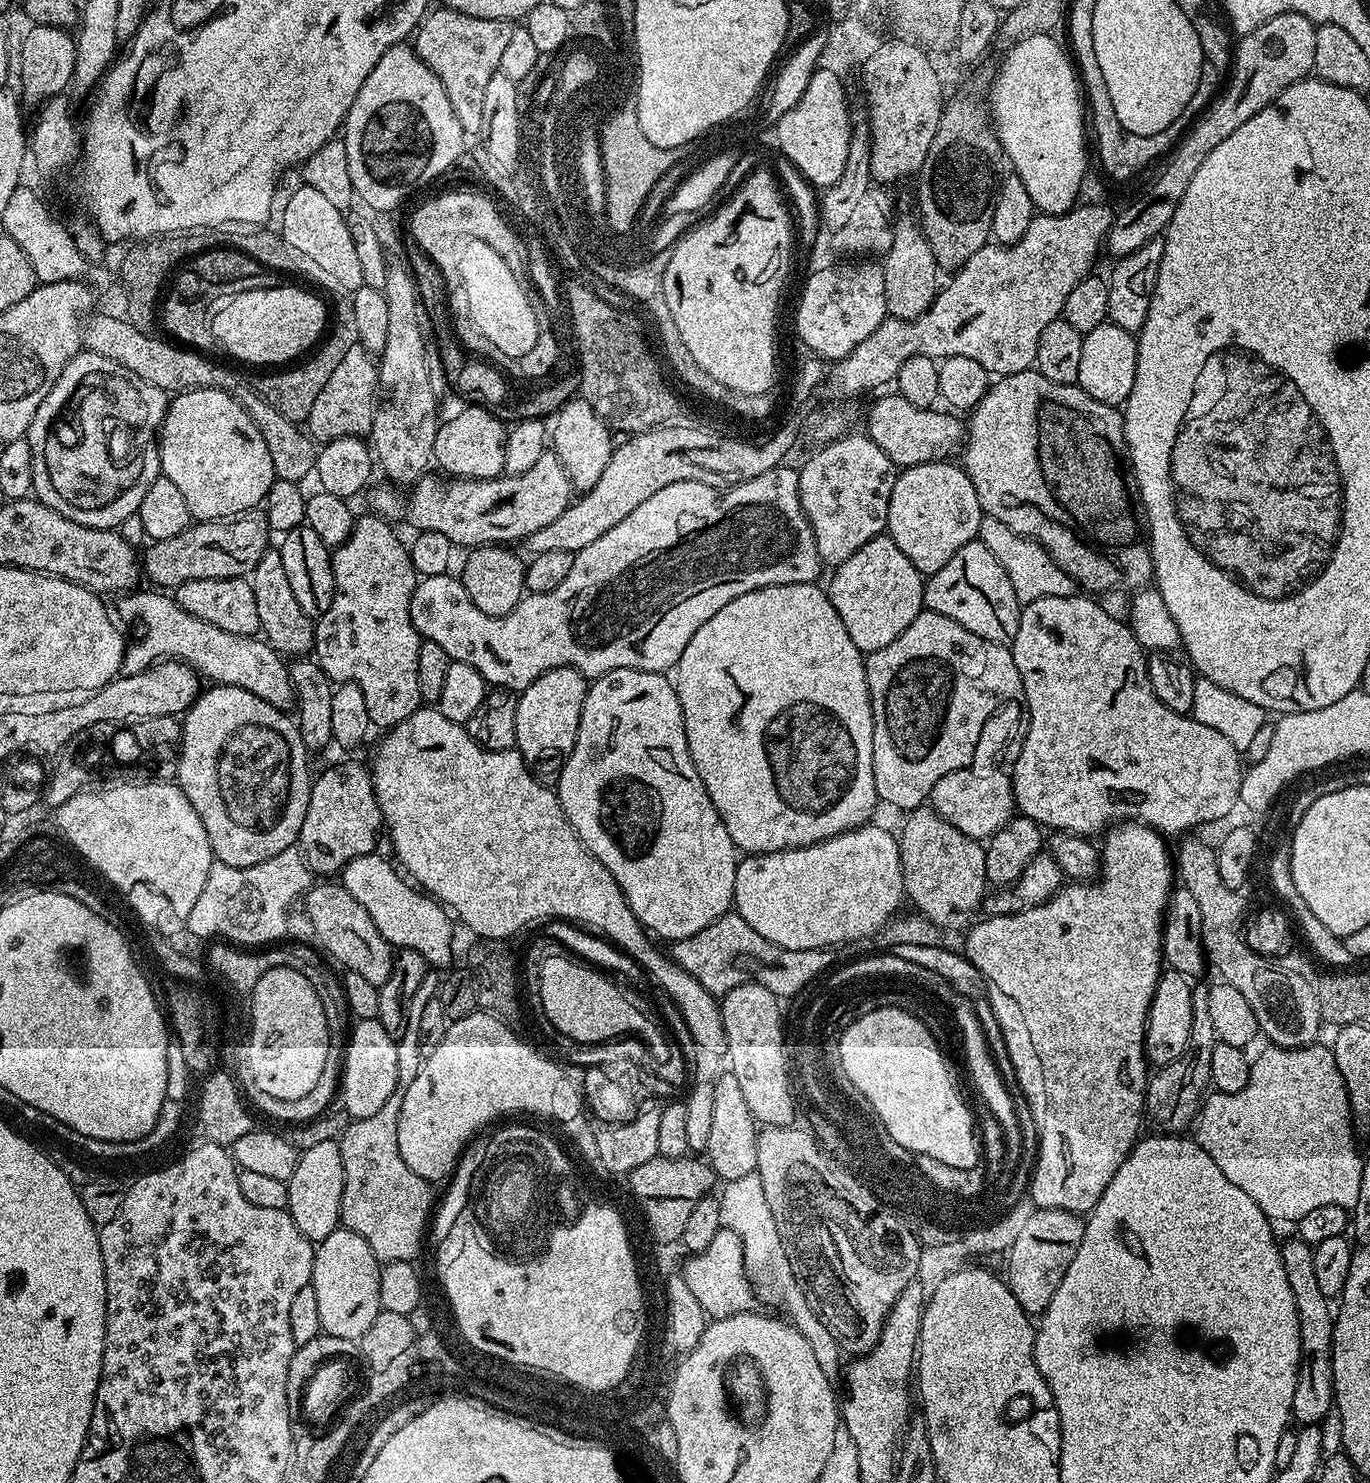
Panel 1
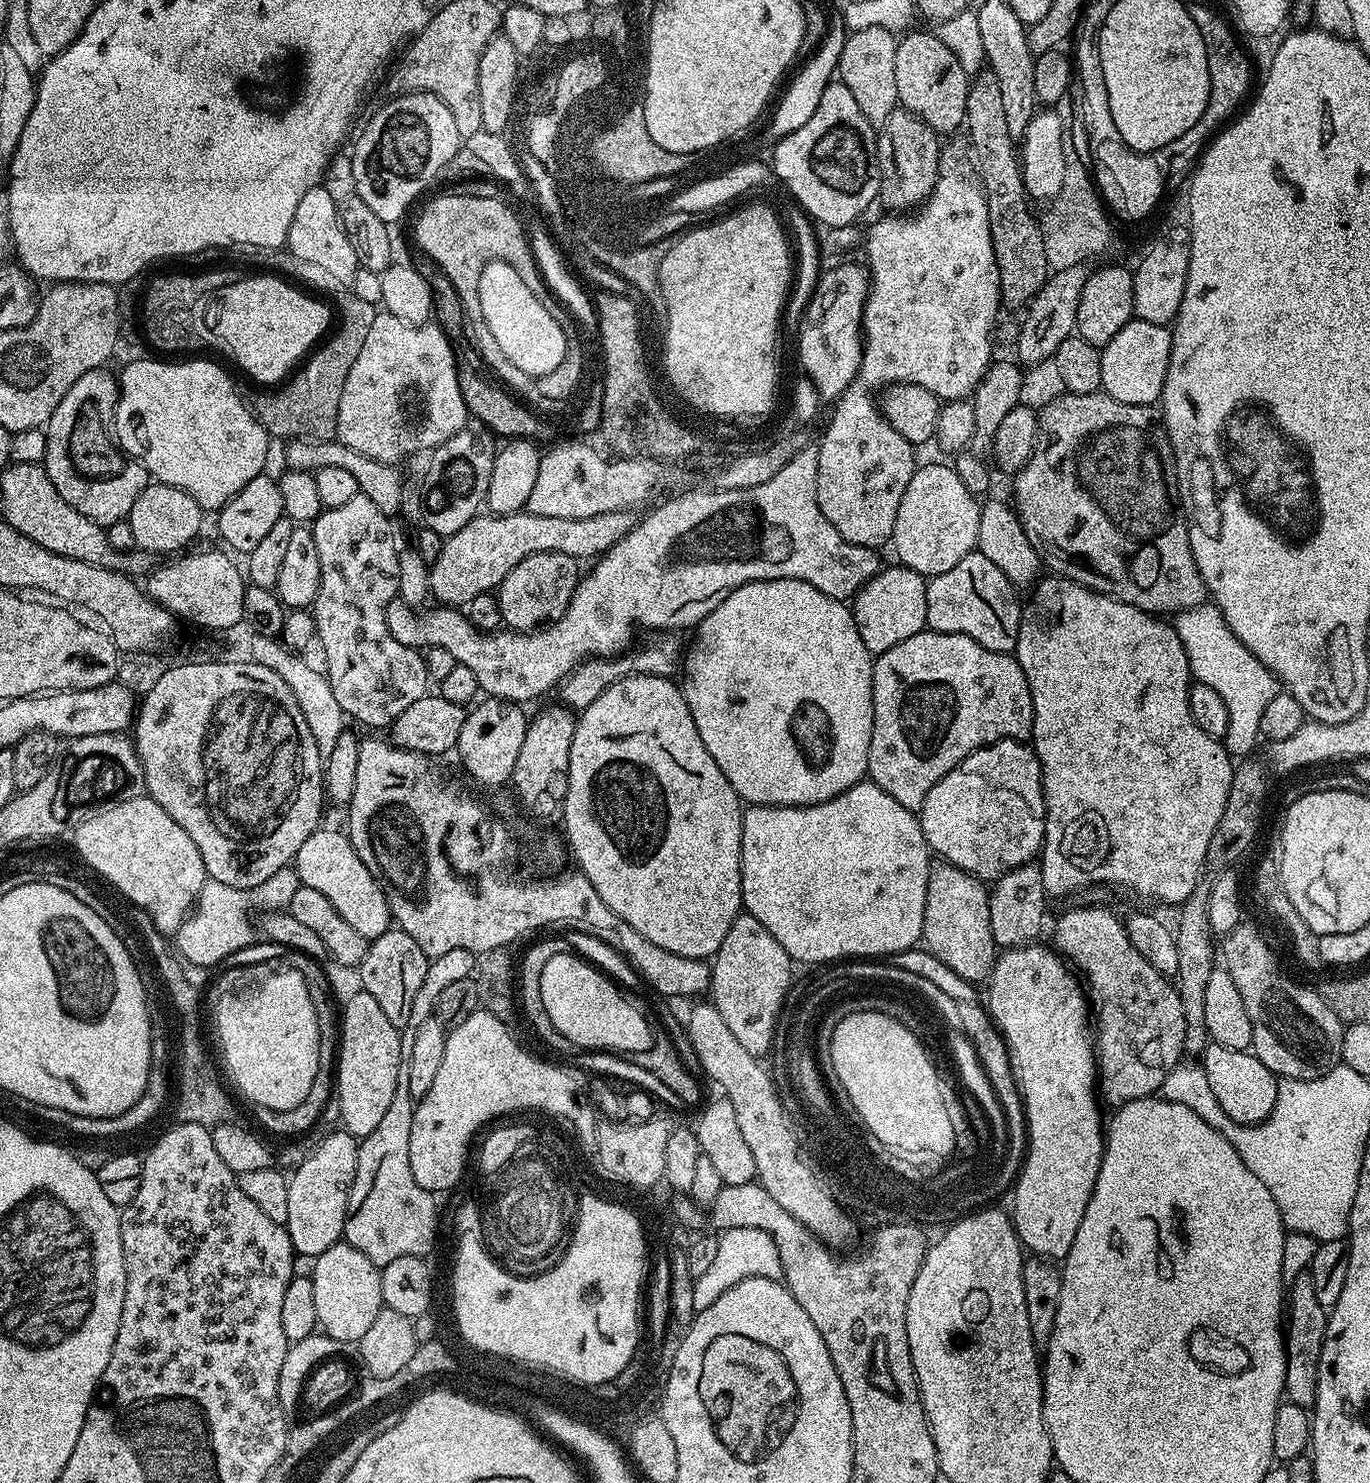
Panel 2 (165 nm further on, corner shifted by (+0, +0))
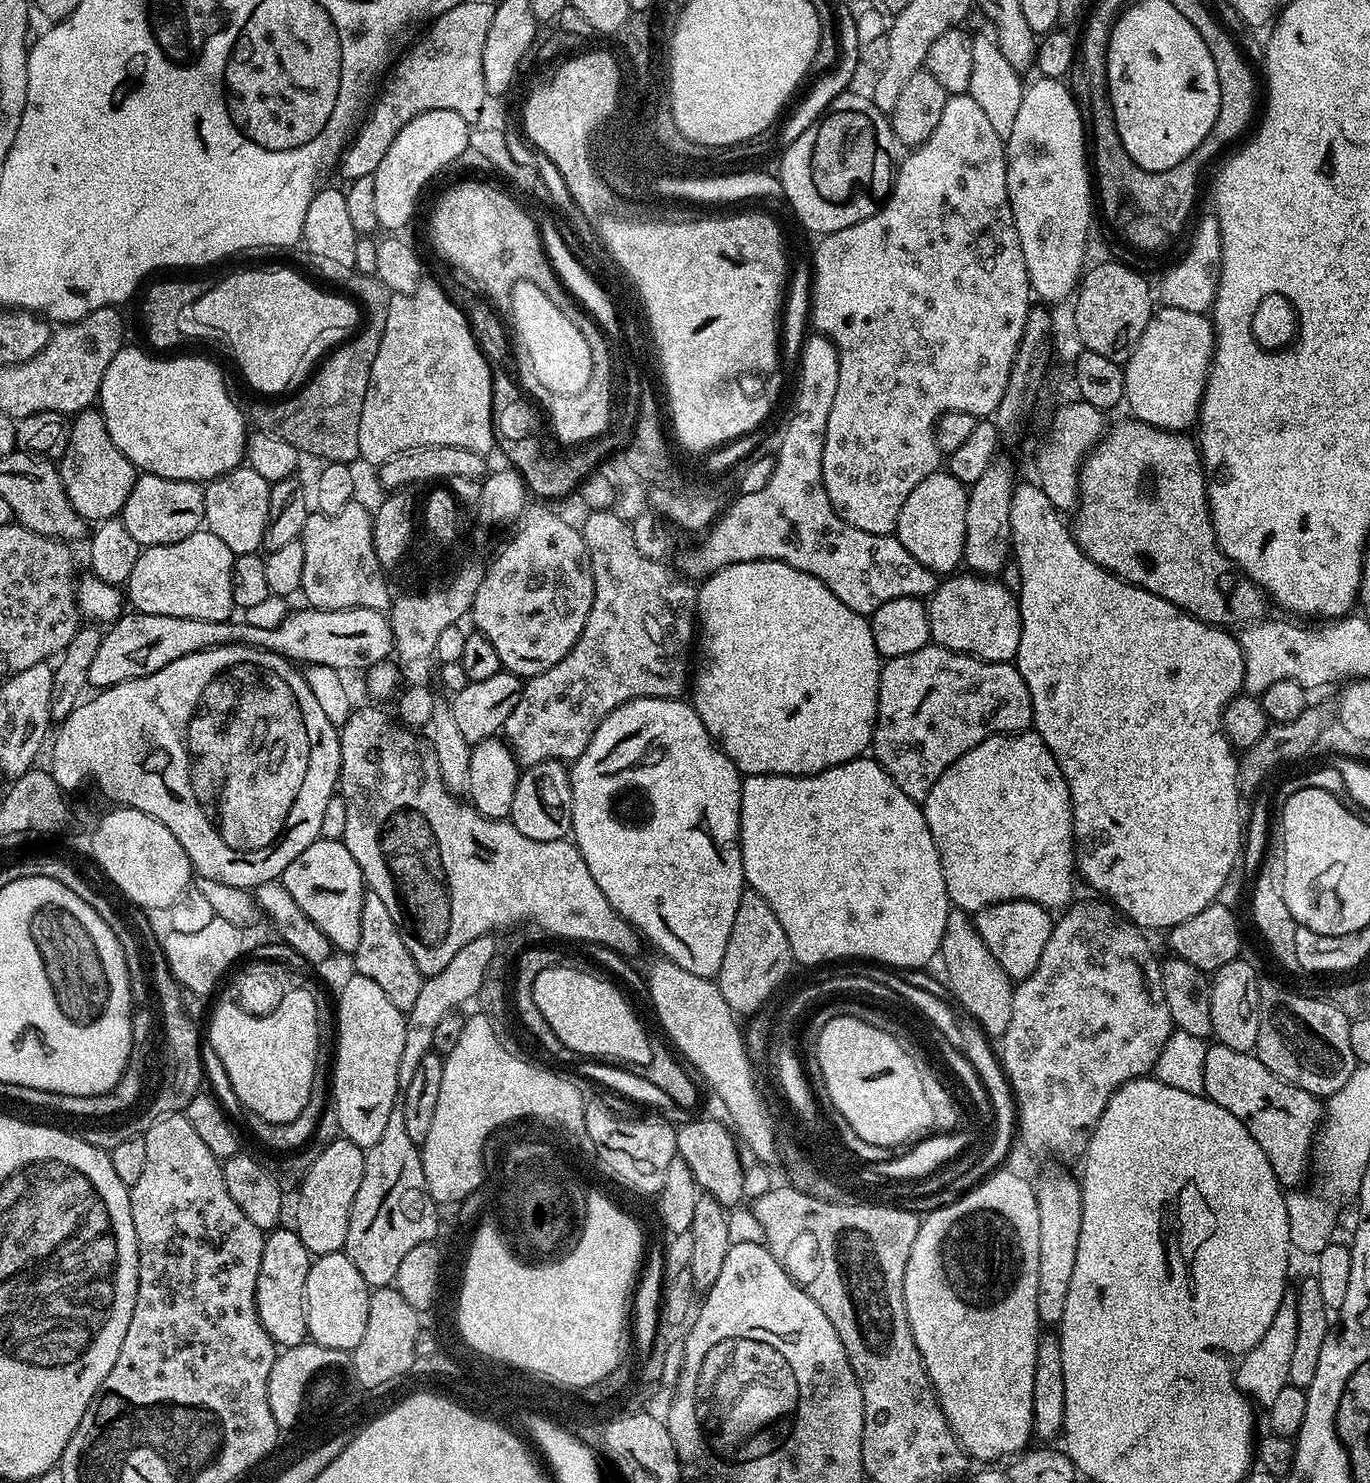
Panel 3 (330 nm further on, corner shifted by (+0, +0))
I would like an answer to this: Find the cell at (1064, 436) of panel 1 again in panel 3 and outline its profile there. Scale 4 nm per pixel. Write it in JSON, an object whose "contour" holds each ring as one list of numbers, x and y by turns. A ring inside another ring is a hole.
{"contour":[[1127,418,1128,420,1124,420,1121,424,1116,424,1107,429,1104,435,1101,436,1098,443,1094,445,1090,455,1085,459,1084,463,1080,465,1080,498,1078,501,1078,507,1075,509,1074,517,1076,516,1076,526,1074,524,1074,535,1076,538,1076,544,1081,548,1083,552,1085,552,1091,560,1094,562,1098,562,1098,566,1102,566,1106,569,1107,572,1113,572,1115,576,1121,576,1126,582,1130,582,1134,586,1138,586,1142,590,1150,590,1154,594,1158,594,1158,598,1166,598,1166,602,1174,602,1174,606,1178,606,1183,610,1183,612,1189,612,1190,615,1196,616,1200,620,1205,620,1207,624,1214,624,1217,626,1232,626,1228,624,1238,624,1237,626,1247,626,1255,621,1263,621,1265,619,1266,613,1264,611,1267,608,1270,608,1269,601,1266,599,1266,593,1263,588,1258,587,1249,576,1245,576,1243,572,1240,571,1239,568,1233,564,1231,558,1227,556,1218,546,1218,542,1216,541,1216,535,1214,534,1214,526,1212,525,1212,515,1208,513,1208,486,1206,483,1206,477,1204,474,1204,461,1201,460,1200,454,1198,451,1198,444,1195,439,1192,440,1188,437,1188,434,1184,432,1167,432,1164,428,1155,428,1154,426,1150,426,1146,422,1142,422,1141,420,1137,420,1135,418]]}

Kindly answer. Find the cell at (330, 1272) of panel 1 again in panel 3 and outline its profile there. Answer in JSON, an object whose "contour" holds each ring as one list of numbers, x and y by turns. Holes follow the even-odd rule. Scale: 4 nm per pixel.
{"contour":[[343,1251,315,1257,306,1278,308,1334,311,1343,351,1353,358,1342,362,1342,362,1334,366,1334,369,1295,368,1284]]}

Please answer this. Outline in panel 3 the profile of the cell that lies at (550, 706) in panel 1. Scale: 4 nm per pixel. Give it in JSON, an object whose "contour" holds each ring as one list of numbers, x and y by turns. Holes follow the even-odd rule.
{"contour":[[543,760,529,764,521,771,518,786,514,790,510,823,522,830,526,838,534,838,534,842,563,840,571,833,572,777,565,761]]}

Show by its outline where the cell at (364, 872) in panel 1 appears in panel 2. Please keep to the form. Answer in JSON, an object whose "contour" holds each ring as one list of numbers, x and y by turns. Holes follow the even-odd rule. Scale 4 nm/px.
{"contour":[[327,826,317,828,310,838,306,838,306,842,302,842,302,850,298,850,294,867,301,885,324,895,330,906,346,918,346,923,354,926,354,930,358,930,358,934,368,941,378,938,378,934,386,934,386,930,393,927,392,912,388,909,384,891,378,886,374,874,366,870,366,862,358,858,343,831,335,832]]}

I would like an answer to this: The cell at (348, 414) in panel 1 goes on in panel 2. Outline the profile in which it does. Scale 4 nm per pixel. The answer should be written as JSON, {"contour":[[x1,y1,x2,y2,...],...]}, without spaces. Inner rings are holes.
{"contour":[[387,310,377,311,374,322,366,334,366,342,362,342,362,350,358,350,358,358,354,358,344,379,335,437,352,450,358,450,358,454,366,454,366,458,399,465,400,456,406,455,412,448,412,436,404,425,404,412,400,409,404,395,411,388,424,399,420,444,425,450,431,450,454,434,465,431,467,424,464,423,469,423,470,420,468,407,462,398,462,390,458,390,456,355,452,353,452,345,449,344,444,331,434,322,407,324,402,318,390,314]]}

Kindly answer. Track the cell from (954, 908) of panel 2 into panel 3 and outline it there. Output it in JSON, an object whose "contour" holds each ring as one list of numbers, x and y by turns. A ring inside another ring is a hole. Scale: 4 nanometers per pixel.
{"contour":[[949,911,946,918,946,934,942,938,938,956,941,961,944,959,943,975,951,995,956,995,957,1002,973,1016,971,1019,979,1024,985,1036,1003,1037,1006,1026,1010,1026,1014,981,1008,977,1006,970,1002,970,1002,966,998,966,998,958,994,958,994,954,986,950,986,942,982,942,969,913]]}

